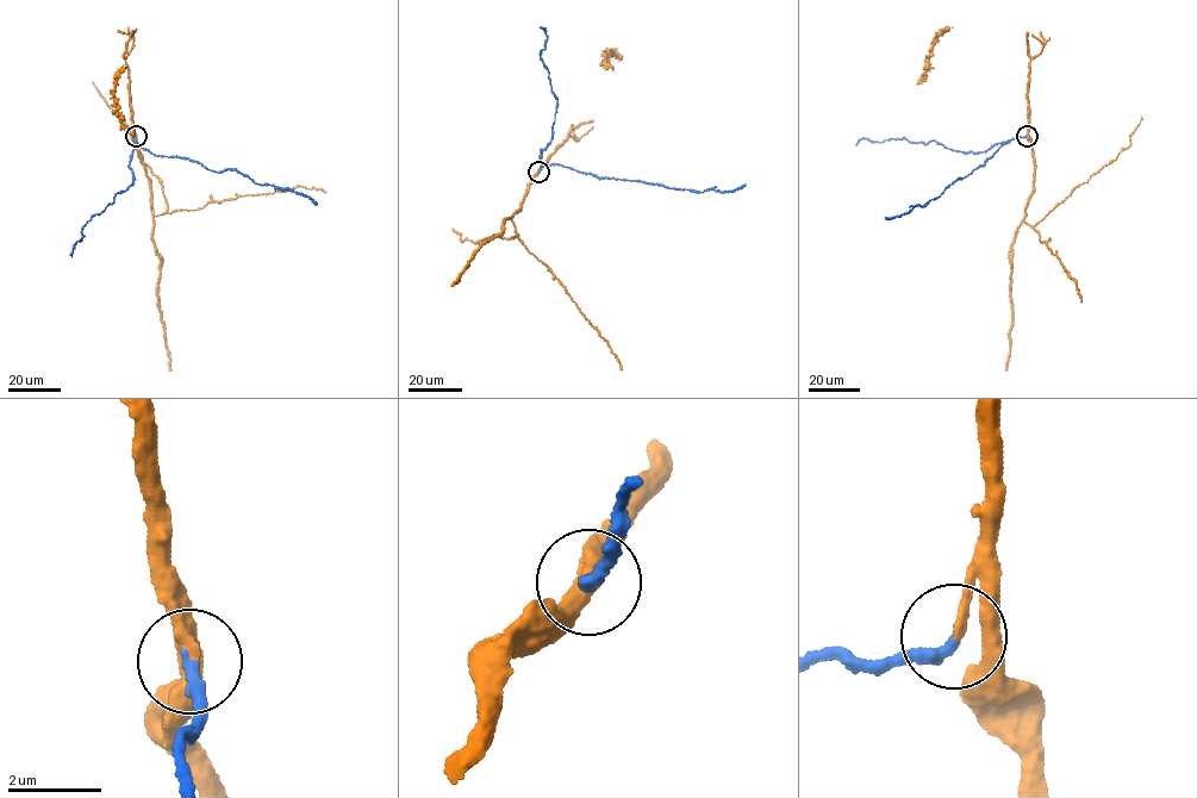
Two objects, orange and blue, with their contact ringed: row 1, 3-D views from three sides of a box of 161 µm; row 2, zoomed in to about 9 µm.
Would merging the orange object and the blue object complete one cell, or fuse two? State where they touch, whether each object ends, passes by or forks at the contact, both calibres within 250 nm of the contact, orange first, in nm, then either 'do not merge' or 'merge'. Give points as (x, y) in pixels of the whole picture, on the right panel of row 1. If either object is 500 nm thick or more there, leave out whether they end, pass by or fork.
at (1027, 136); orange ends there; blue ends there; 220 nm thick on the orange side, 280 nm on the other; merge

